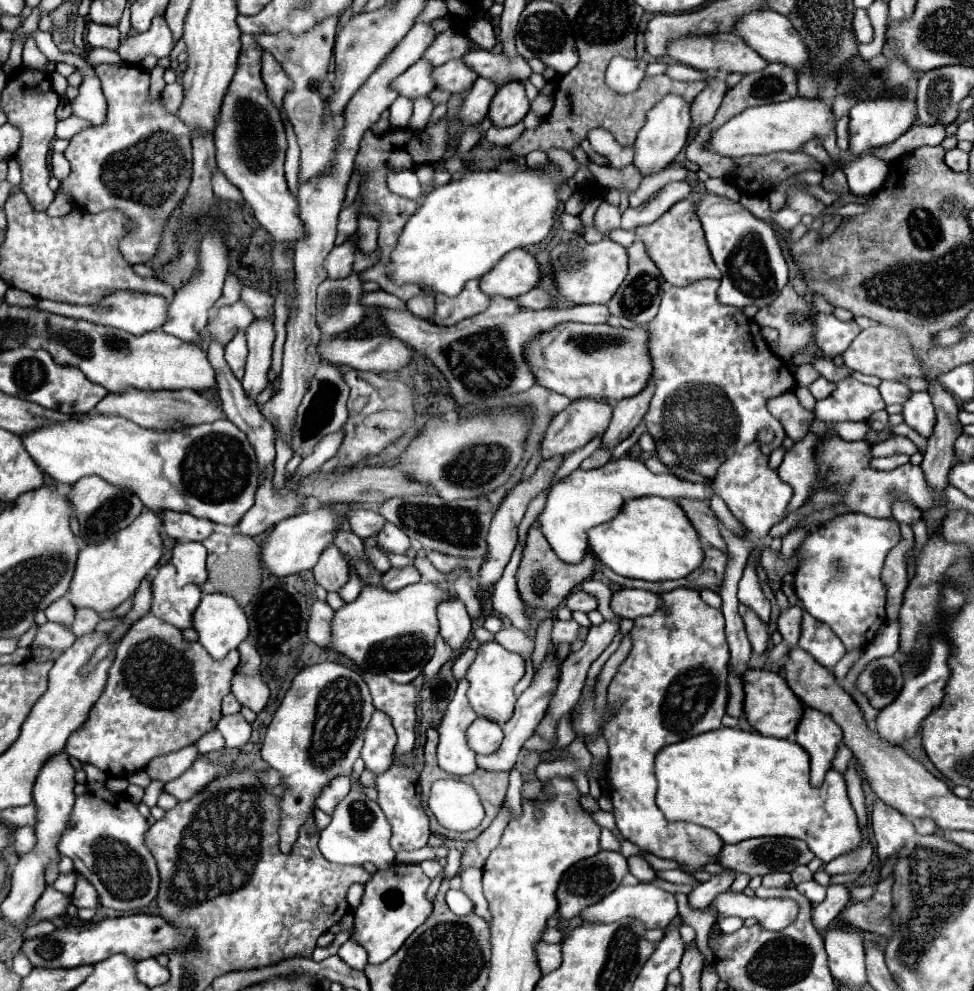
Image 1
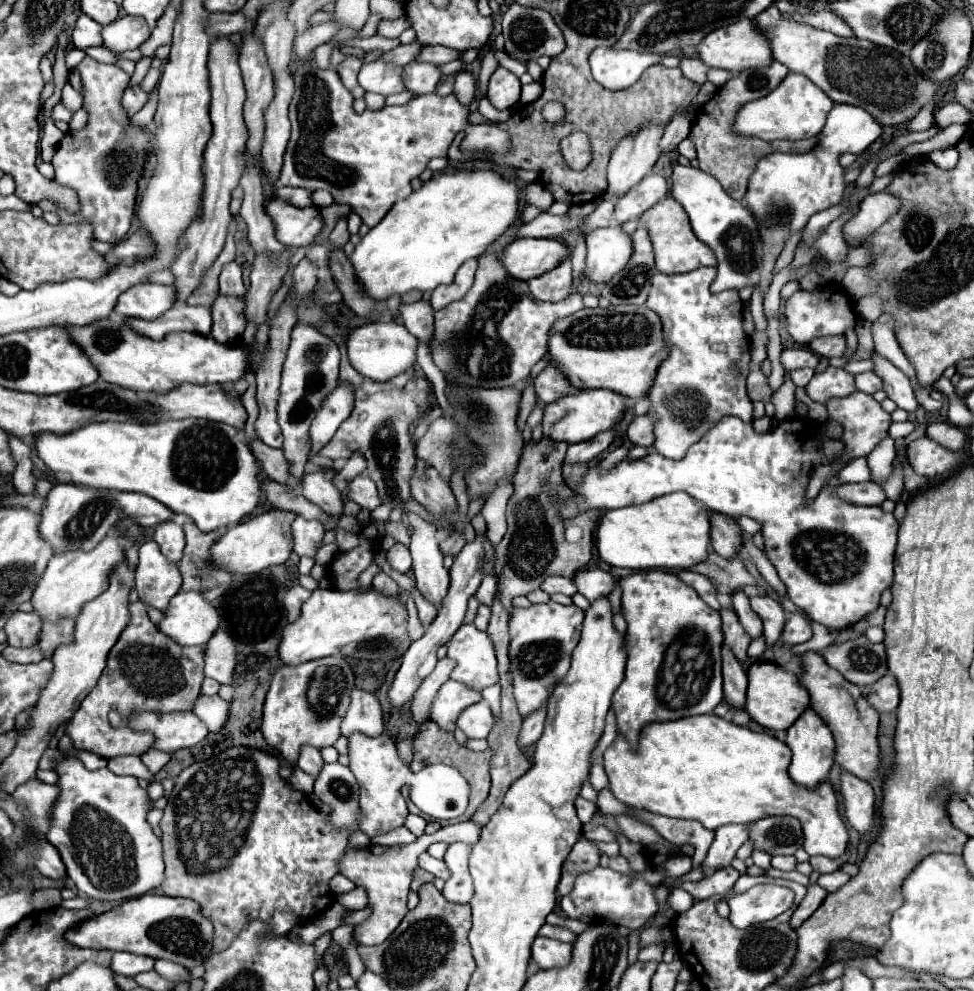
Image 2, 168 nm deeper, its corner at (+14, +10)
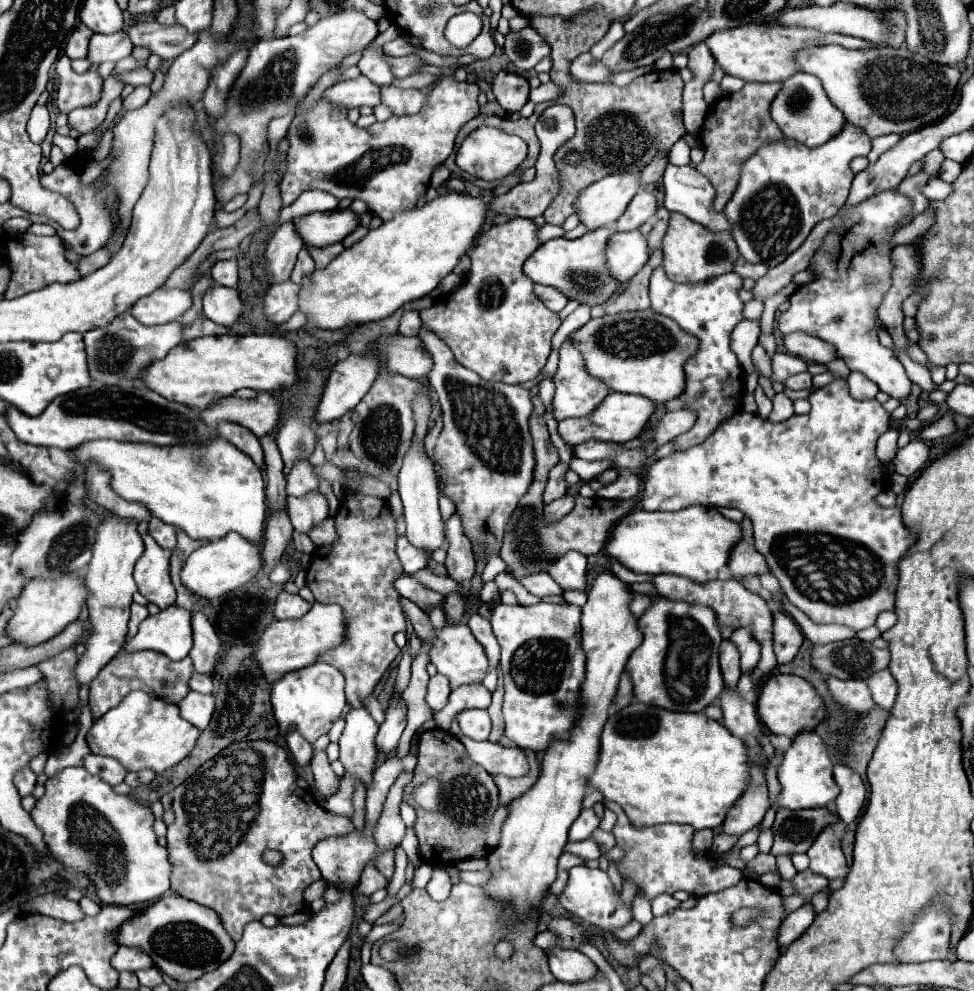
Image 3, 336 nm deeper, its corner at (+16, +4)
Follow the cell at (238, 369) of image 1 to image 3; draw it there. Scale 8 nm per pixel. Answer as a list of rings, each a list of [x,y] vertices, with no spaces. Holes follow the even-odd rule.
[[[212,286],[206,290],[204,294],[204,314],[216,322],[216,324],[224,324],[224,326],[232,326],[236,324],[240,312],[242,312],[242,302],[238,298],[238,290],[236,288],[224,288],[224,286]]]

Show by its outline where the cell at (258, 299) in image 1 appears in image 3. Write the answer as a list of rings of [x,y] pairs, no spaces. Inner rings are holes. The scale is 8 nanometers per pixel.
[[[220,260],[212,266],[210,270],[212,280],[220,286],[228,286],[228,288],[236,288],[238,286],[238,266],[236,260]]]

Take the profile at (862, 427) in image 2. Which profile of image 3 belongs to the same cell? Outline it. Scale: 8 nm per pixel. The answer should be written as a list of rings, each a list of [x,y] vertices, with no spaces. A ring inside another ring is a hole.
[[[842,378],[812,392],[810,404],[812,404],[812,410],[808,414],[802,414],[802,416],[794,414],[786,422],[780,422],[780,424],[770,424],[768,420],[762,420],[750,412],[734,414],[730,420],[720,424],[716,428],[716,432],[712,432],[702,444],[696,444],[684,452],[674,452],[666,458],[654,462],[652,466],[648,466],[640,504],[644,510],[670,510],[670,512],[688,508],[692,504],[716,506],[716,508],[726,506],[726,508],[742,510],[746,516],[750,516],[750,520],[754,524],[754,546],[766,556],[766,562],[768,562],[772,574],[780,580],[786,598],[796,608],[800,608],[816,624],[844,624],[854,630],[864,630],[864,628],[874,626],[880,612],[894,610],[894,596],[896,596],[896,586],[898,586],[898,562],[900,562],[900,556],[904,556],[908,552],[908,548],[916,542],[916,536],[902,522],[900,508],[884,508],[884,506],[876,504],[876,496],[887,487],[886,476],[888,475],[882,472],[881,463],[876,458],[874,448],[876,448],[878,436],[884,430],[888,430],[890,414],[884,410],[884,406],[876,398],[862,400],[862,402],[854,400],[848,392],[846,380],[842,380]]]

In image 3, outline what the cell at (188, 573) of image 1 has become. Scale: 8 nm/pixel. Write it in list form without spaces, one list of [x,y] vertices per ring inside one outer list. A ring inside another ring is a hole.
[[[152,518],[148,526],[148,534],[152,534],[152,538],[164,548],[172,550],[176,546],[176,530],[170,524],[164,524],[162,520]]]

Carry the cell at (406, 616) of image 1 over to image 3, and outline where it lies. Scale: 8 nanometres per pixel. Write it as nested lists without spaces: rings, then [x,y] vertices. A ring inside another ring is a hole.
[[[314,604],[312,610],[300,620],[274,620],[260,636],[252,642],[252,658],[258,664],[266,682],[276,682],[284,672],[292,672],[296,668],[304,668],[316,662],[316,654],[326,648],[334,648],[344,638],[344,614],[342,608],[332,604]]]

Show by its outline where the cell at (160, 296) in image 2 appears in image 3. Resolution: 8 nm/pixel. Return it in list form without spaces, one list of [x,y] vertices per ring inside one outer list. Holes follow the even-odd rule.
[[[160,288],[150,296],[144,296],[144,300],[138,300],[132,306],[130,314],[142,324],[156,326],[156,324],[168,324],[178,320],[190,306],[192,306],[192,296],[188,290]]]

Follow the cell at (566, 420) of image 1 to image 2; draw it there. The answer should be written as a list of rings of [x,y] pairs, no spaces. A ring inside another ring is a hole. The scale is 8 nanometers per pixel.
[[[580,390],[578,394],[562,396],[556,402],[550,402],[544,406],[544,418],[542,418],[542,434],[556,442],[582,442],[590,440],[602,430],[612,428],[622,420],[626,402],[624,396],[614,394],[612,390]]]

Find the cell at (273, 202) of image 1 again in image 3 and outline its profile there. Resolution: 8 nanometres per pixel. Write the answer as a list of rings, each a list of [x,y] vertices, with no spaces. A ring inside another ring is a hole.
[[[352,208],[332,210],[332,212],[314,212],[294,220],[298,234],[304,238],[304,244],[310,246],[328,246],[342,242],[352,230],[358,228],[360,216]]]

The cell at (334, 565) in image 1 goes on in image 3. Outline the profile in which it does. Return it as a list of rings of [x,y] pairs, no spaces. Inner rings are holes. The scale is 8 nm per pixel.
[[[308,492],[302,498],[288,496],[288,516],[294,530],[308,534],[312,526],[328,516],[328,500],[318,492]]]

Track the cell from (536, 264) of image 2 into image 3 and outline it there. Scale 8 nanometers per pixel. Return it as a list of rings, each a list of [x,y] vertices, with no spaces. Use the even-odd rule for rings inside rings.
[[[600,228],[576,240],[566,240],[566,238],[550,240],[526,260],[524,272],[526,276],[530,276],[532,282],[552,286],[570,300],[578,300],[580,304],[586,304],[586,306],[604,304],[620,288],[620,282],[616,278],[612,282],[612,274],[606,268],[604,248],[612,234],[614,234],[612,228]]]

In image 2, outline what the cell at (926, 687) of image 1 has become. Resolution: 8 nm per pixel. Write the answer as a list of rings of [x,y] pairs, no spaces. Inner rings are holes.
[[[886,674],[884,678],[880,678],[878,682],[874,682],[874,686],[862,688],[862,694],[870,702],[870,706],[880,714],[894,712],[900,704],[900,688],[892,674]]]

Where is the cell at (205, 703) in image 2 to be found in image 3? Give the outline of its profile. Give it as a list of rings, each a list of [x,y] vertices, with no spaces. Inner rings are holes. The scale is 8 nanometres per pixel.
[[[190,690],[188,696],[178,704],[178,708],[182,710],[180,712],[182,718],[192,722],[196,728],[204,730],[212,718],[212,712],[214,712],[214,696]]]

